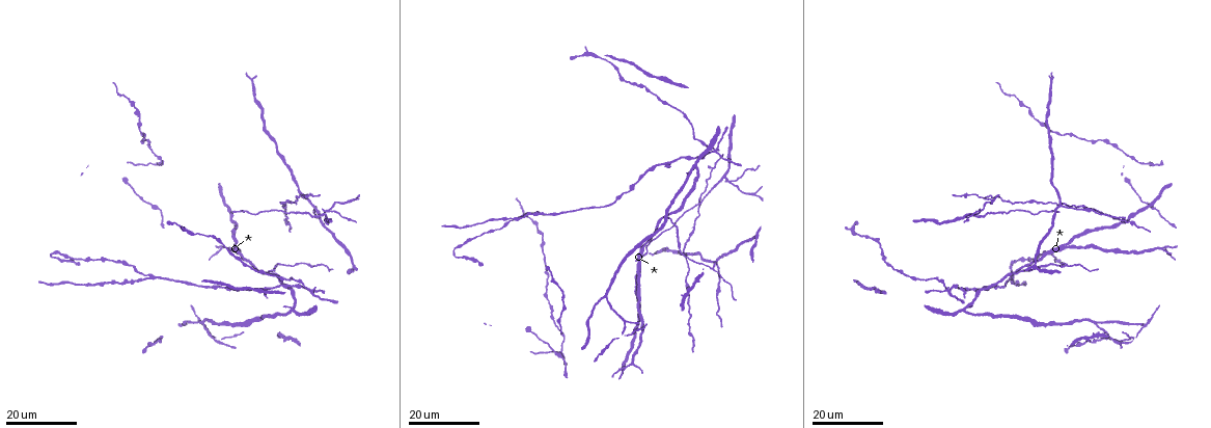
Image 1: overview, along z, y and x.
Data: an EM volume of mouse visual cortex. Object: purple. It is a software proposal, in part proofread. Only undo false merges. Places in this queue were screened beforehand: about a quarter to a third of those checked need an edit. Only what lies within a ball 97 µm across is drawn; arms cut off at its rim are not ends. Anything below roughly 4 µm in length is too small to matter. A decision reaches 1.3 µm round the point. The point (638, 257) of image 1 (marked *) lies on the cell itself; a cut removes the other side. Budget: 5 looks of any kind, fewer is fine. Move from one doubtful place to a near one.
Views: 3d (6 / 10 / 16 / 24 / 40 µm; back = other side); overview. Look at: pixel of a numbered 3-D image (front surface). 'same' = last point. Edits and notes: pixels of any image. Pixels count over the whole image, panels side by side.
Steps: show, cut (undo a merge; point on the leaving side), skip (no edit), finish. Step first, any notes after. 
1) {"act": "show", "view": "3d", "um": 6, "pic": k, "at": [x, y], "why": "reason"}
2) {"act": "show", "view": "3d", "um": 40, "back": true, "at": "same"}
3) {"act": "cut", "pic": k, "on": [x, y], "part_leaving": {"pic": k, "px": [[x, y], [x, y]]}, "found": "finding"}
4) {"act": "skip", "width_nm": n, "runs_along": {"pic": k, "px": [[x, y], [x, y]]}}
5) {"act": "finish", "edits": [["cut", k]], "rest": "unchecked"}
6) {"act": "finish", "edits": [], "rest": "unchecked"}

{"act": "show", "view": "3d", "um": 24, "pic": 1, "at": [1015, 272]}

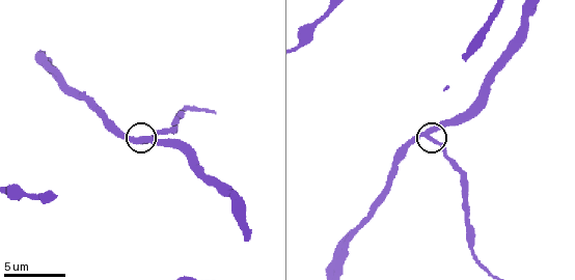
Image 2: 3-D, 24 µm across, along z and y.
{"act": "show", "view": "3d", "um": 6, "pic": 2, "at": [138, 139], "why": "closer look"}

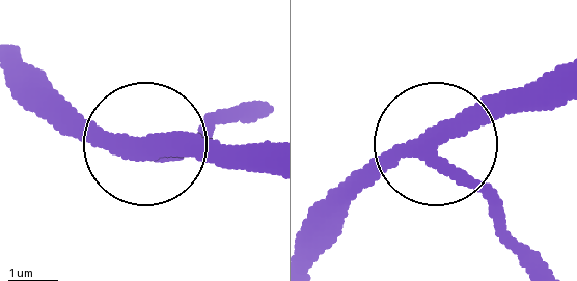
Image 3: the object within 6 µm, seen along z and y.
{"act": "skip", "arms": 3, "runs_along": {"pic": 3, "px": [[319, 230], [431, 151], [538, 263]]}, "found": "one cell here"}

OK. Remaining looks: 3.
{"act": "show", "view": "3d", "um": 16, "pic": 1, "at": [946, 290], "why": "four-way junction"}

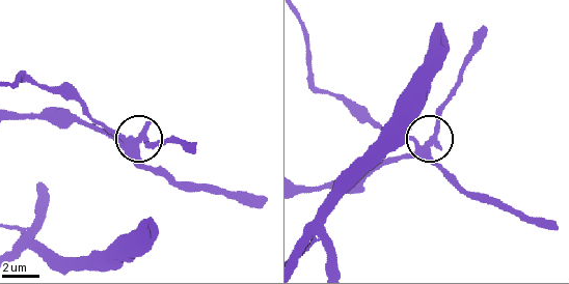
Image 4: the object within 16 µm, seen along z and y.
{"act": "show", "view": "3d", "um": 10, "pic": 4, "at": [416, 147]}

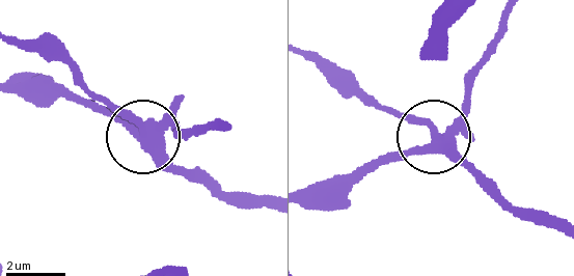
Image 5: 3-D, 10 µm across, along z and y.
{"act": "show", "view": "3d", "um": 10, "back": true, "pic": 5, "at": [146, 132], "why": "other side"}

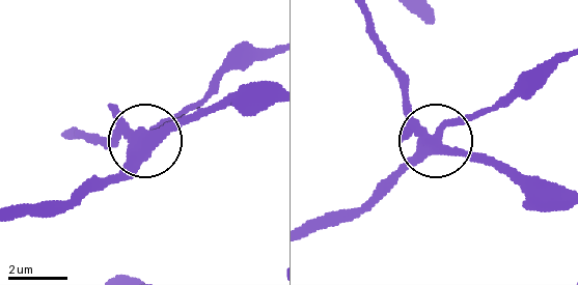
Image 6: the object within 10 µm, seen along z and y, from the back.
{"act": "cut", "pic": 6, "on": [116, 138], "side_arm_um": 63, "part_leaving": {"pic": 6, "px": [[425, 135], [403, 69], [370, 18]]}, "found": "two cells meet here"}

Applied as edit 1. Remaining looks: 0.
{"act": "finish", "edits": [["cut", 6]], "rest": "unchecked"}

